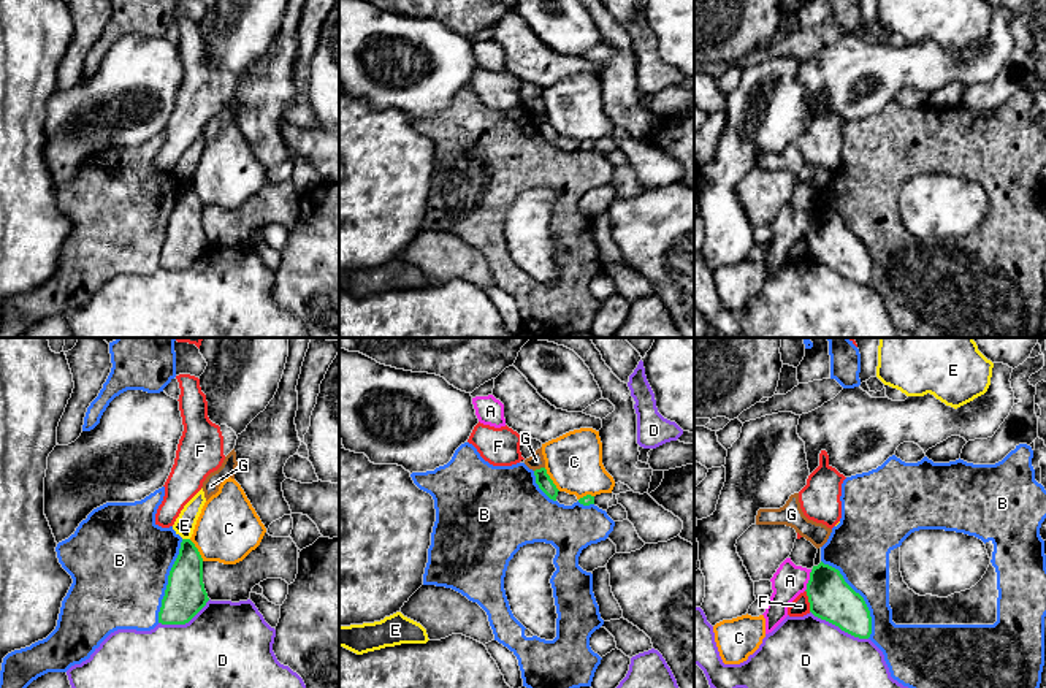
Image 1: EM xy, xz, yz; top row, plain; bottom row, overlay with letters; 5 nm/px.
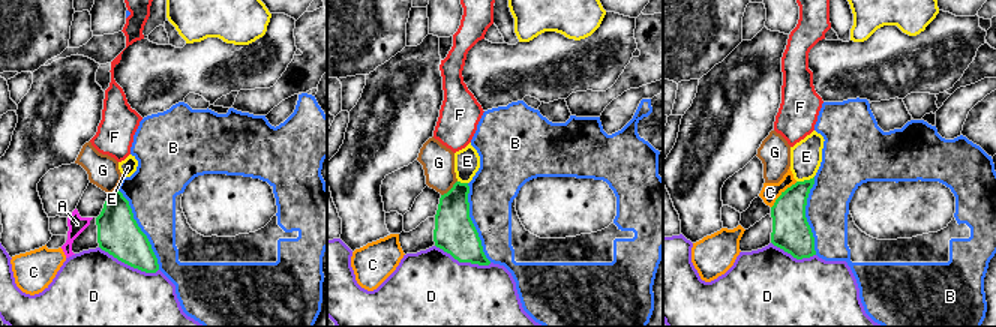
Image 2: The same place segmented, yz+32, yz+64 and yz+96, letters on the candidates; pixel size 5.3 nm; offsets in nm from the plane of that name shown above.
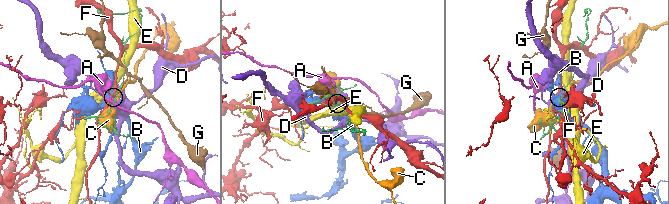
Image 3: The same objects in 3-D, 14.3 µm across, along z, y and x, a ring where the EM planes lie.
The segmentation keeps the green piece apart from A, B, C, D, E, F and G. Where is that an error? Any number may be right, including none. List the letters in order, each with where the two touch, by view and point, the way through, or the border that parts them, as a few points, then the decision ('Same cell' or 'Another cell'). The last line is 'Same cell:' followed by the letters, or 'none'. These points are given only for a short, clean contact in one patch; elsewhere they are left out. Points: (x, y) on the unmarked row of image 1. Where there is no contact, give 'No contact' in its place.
A: Touches green at yz (809, 225). Boundary: yz (812, 214), (804, 235). Another cell
B: Touches green at yz (861, 241). Another cell
C: Touches green at xz (550, 124). Another cell
D: Touches green at yz (839, 271). Another cell
E: Touches green at xy (186, 184). Another cell
F: Touches green at yz (809, 246). Another cell
G: Touches green at xz (541, 113). Boundary: xz (544, 111), (534, 116). Another cell
Same cell: none

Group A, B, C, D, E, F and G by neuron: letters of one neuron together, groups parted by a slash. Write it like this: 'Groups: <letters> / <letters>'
Groups: A / B / C / D / E / F / G

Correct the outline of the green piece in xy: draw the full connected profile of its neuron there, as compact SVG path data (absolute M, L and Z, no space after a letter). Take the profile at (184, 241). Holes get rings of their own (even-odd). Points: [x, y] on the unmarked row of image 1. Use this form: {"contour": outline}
{"contour": "M182 184L179 200L168 220L158 268L185 269L208 246L203 228L203 203L190 184Z"}

